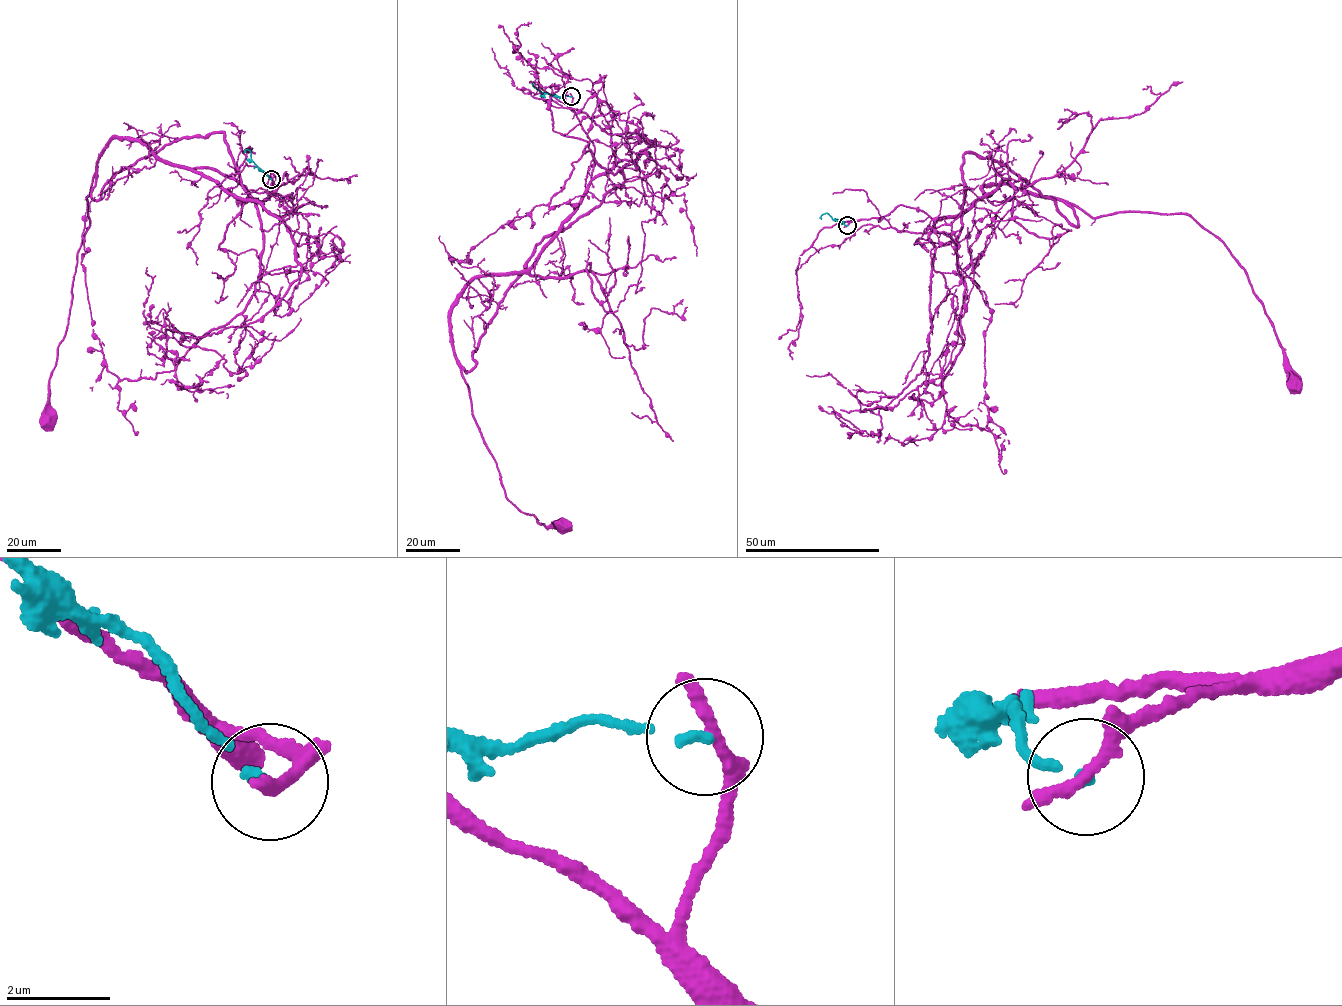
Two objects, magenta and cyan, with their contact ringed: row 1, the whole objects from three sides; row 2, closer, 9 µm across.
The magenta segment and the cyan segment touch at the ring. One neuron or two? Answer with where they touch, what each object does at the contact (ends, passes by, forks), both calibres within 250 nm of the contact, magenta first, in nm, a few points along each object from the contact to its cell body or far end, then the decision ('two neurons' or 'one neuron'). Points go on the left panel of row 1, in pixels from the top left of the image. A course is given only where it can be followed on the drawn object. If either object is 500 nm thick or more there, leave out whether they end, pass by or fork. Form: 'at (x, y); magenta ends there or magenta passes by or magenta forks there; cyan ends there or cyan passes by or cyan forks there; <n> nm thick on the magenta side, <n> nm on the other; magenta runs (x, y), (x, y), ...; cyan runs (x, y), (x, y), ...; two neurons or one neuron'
at (271, 179); magenta ends there; cyan ends there; 320 nm thick on the magenta side, 180 nm on the other; magenta runs (271, 179), (284, 182), (249, 201), (139, 140), (109, 142), (85, 198), (89, 224), (48, 420); cyan runs (271, 179), (257, 167), (249, 150), (243, 152); two neurons

